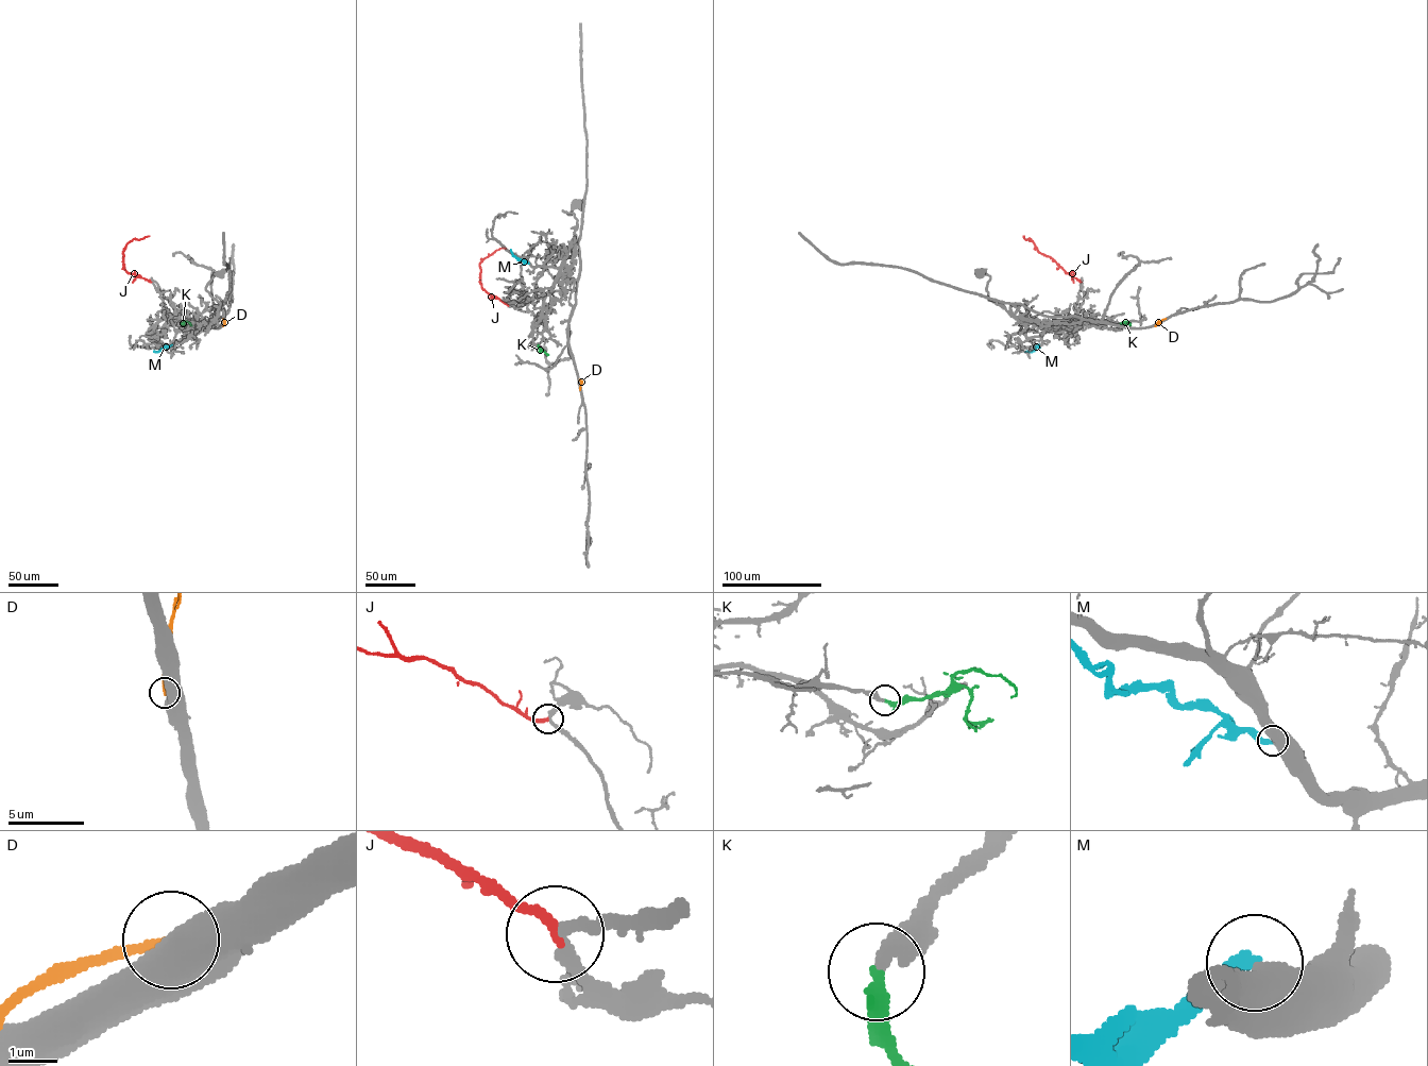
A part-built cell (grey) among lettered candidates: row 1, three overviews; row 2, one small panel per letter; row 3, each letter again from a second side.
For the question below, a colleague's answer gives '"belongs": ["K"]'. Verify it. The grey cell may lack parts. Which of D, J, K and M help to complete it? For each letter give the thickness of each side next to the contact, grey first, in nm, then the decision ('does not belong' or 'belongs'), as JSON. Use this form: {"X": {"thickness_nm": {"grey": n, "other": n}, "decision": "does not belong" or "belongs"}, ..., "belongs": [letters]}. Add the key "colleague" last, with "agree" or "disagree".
{"D": {"thickness_nm": {"grey": 750, "other": 200}, "decision": "does not belong"}, "J": {"thickness_nm": {"grey": 240, "other": 240}, "decision": "does not belong"}, "K": {"thickness_nm": {"grey": 320, "other": 320}, "decision": "belongs"}, "M": {"thickness_nm": {"grey": 800, "other": 320}, "decision": "does not belong"}, "belongs": ["K"], "colleague": "agree"}

